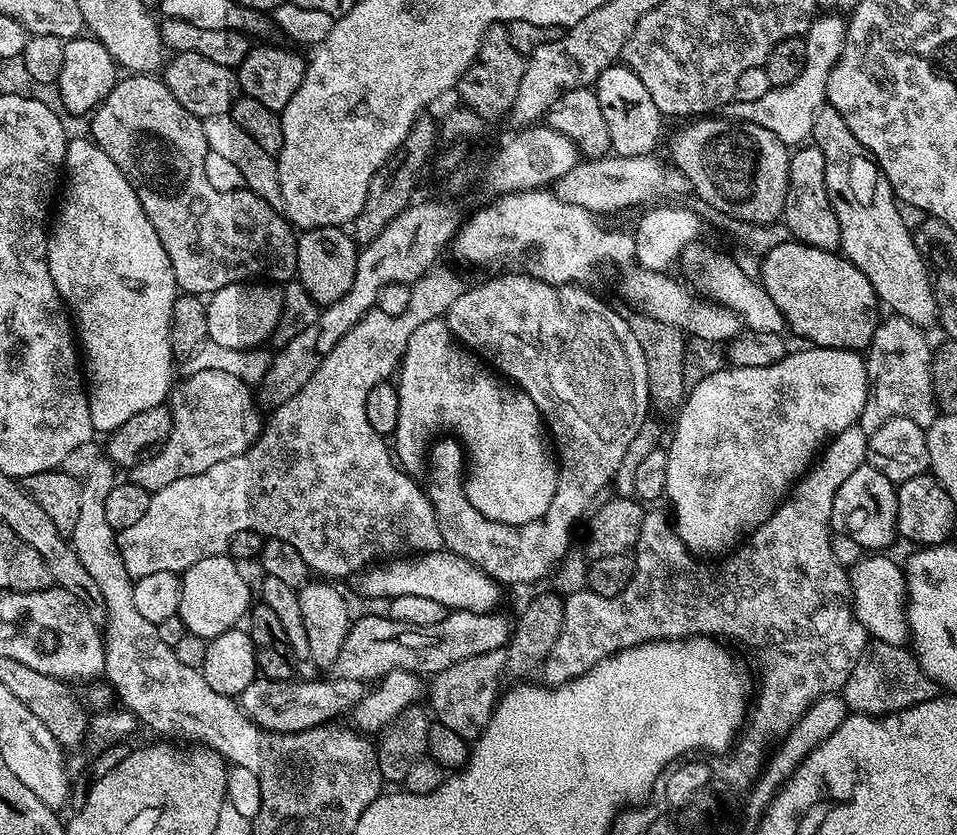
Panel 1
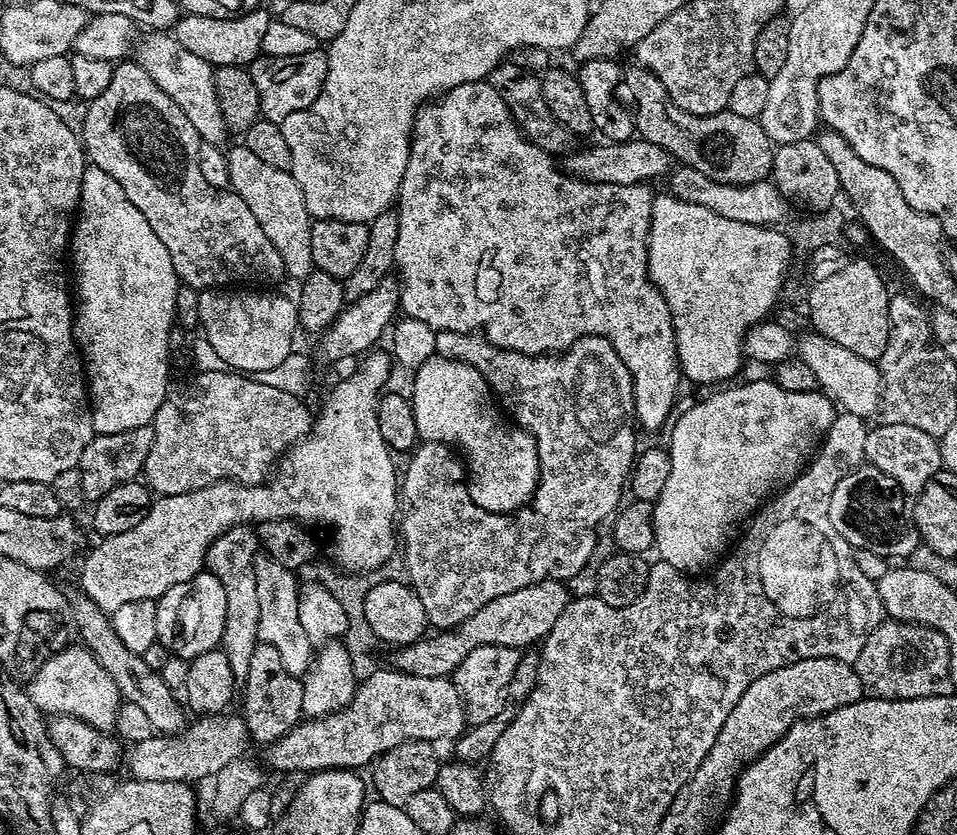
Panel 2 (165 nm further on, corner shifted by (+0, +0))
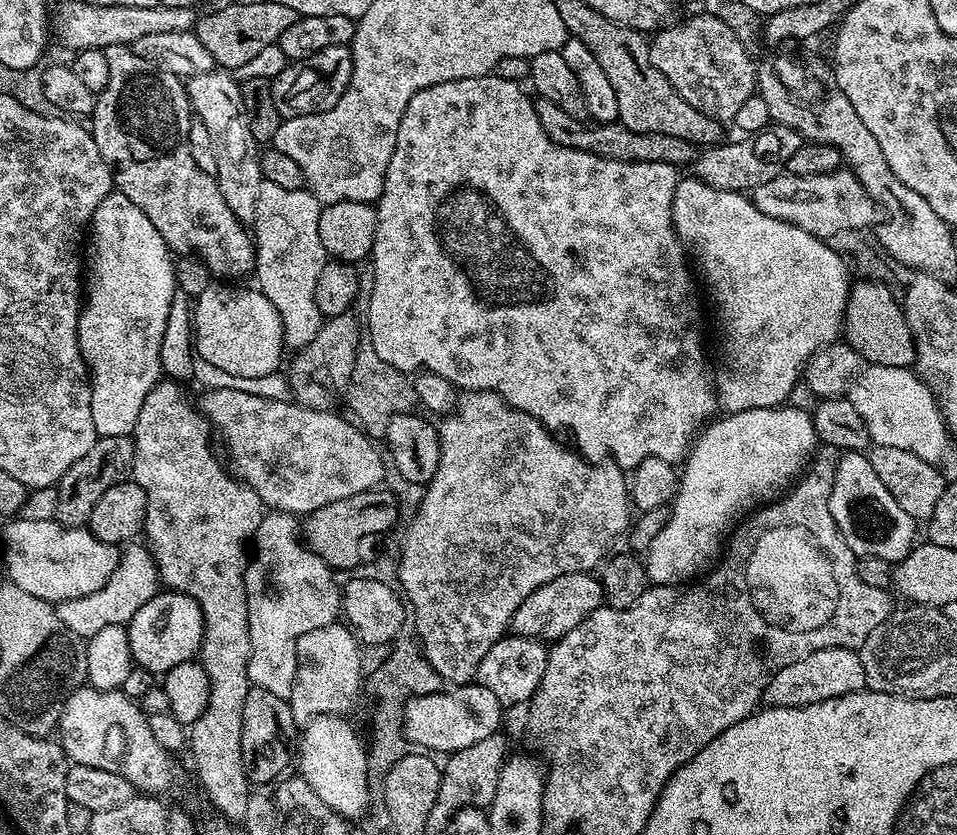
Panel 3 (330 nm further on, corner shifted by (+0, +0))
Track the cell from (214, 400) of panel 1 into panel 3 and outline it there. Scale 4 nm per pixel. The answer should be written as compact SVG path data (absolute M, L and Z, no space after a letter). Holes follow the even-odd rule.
M229 386L226 389L207 389L203 393L205 395L198 400L198 407L200 413L206 417L208 423L212 425L215 435L224 443L224 448L228 451L226 455L227 463L230 465L231 471L235 473L239 479L244 481L244 484L254 490L254 494L258 494L258 498L262 498L265 509L275 510L277 512L291 512L293 516L300 518L309 512L318 510L322 506L330 506L330 502L338 502L338 498L350 498L350 494L362 494L363 492L371 492L381 487L380 479L384 476L384 464L386 468L386 460L380 452L375 448L373 441L351 419L343 420L342 417L336 413L336 410L329 409L312 409L307 408L306 405L293 402L291 399L287 400L272 400L266 396L260 396L256 390L247 392L247 387Z

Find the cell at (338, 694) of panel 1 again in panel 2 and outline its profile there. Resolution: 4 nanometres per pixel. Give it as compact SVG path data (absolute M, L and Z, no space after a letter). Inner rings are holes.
M228 715L201 716L193 719L193 724L191 721L178 736L154 734L150 738L146 738L146 742L132 744L129 747L129 752L128 749L126 752L126 764L128 760L127 775L133 780L145 780L146 782L168 782L170 780L197 782L196 780L204 780L207 776L208 779L215 777L216 772L222 770L222 766L226 766L226 762L234 762L234 758L244 756L247 753L248 744L250 745L248 726L243 715Z

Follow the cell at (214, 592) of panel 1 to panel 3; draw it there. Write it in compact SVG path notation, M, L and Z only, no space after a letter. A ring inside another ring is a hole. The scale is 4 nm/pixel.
M171 590L157 592L142 610L138 610L138 614L134 614L126 627L135 667L145 668L153 674L169 672L174 666L182 666L182 662L197 659L204 637L204 619L198 602Z

